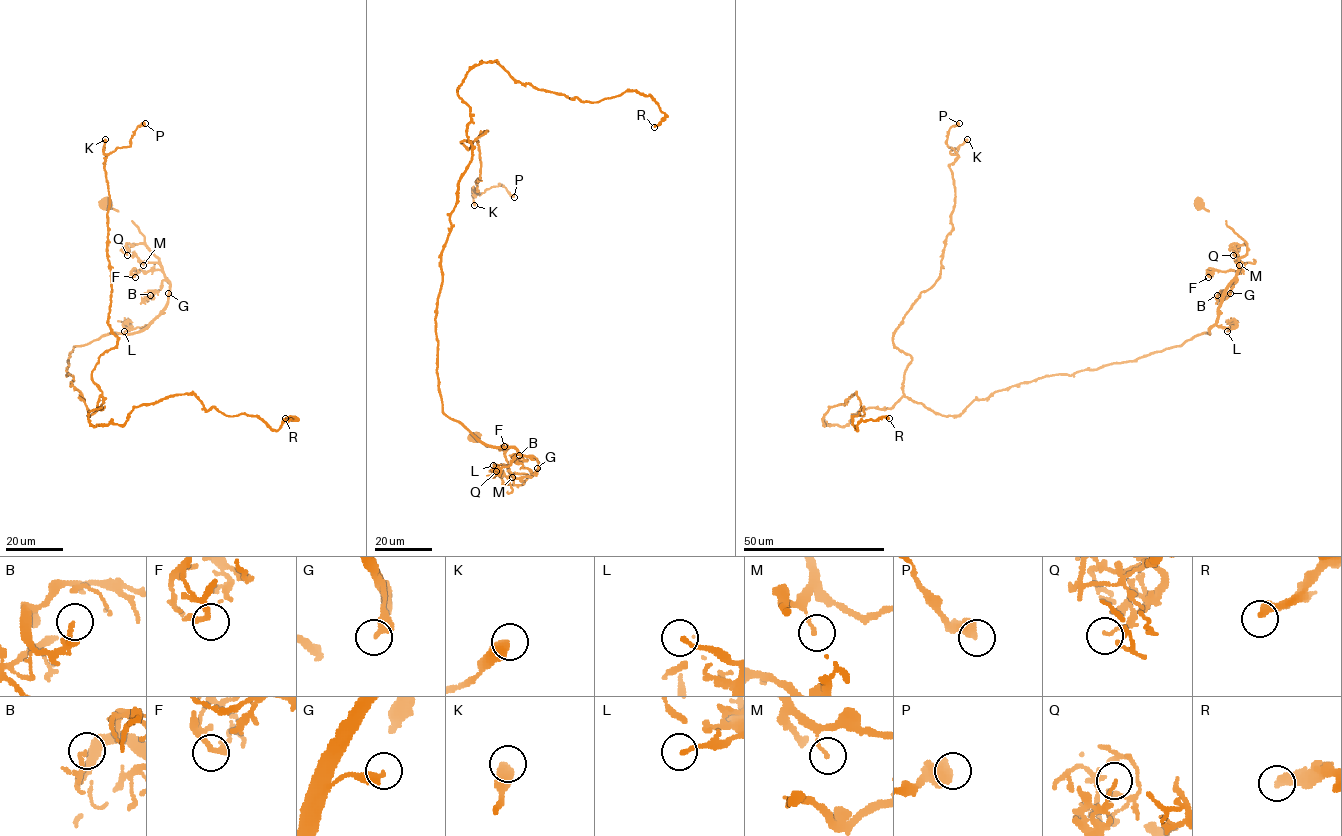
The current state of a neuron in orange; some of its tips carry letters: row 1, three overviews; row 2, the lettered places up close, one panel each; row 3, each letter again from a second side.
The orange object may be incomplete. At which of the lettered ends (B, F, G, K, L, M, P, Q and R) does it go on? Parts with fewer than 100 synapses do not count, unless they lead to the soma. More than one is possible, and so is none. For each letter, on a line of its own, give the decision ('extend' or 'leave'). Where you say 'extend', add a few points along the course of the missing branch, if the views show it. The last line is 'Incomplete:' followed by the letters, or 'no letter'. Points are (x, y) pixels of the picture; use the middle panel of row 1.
B: leave
F: leave
G: leave
K: leave
L: leave
M: leave
P: leave
Q: leave
R: leave
Incomplete: no letter

